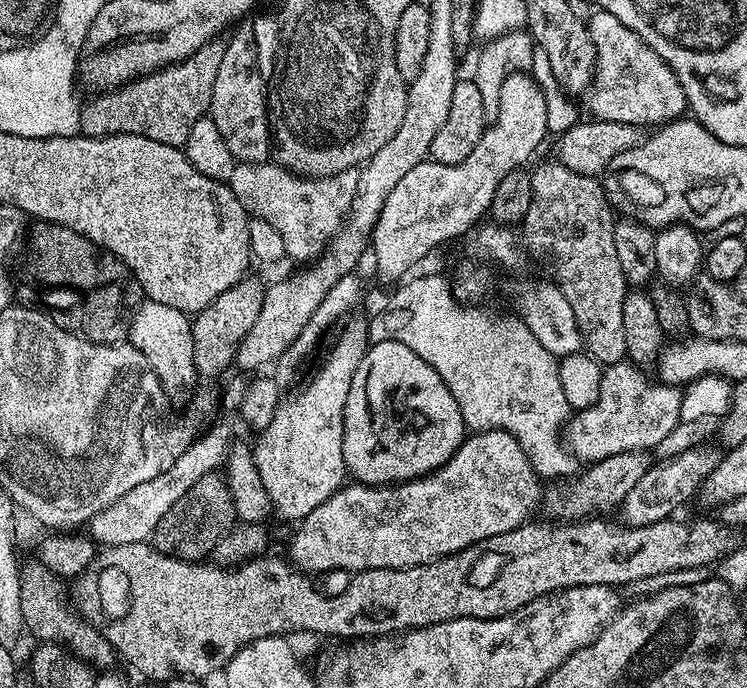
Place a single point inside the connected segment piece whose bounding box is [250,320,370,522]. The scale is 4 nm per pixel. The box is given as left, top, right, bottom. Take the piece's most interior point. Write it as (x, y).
(299, 460)

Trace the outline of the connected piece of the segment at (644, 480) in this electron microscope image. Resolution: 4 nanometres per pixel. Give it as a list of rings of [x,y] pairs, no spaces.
[[[699,446],[687,452],[678,454],[676,457],[661,459],[653,463],[642,478],[630,489],[630,494],[618,506],[619,511],[624,511],[622,516],[623,523],[628,527],[650,526],[654,522],[662,522],[669,518],[675,517],[676,512],[695,492],[699,493],[703,489],[704,482],[708,475],[719,466],[722,455],[719,447],[710,448],[711,446]]]

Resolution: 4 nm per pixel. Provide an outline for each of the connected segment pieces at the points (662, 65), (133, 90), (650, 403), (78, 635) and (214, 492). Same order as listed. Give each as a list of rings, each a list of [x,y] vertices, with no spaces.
[[[593,11],[592,17],[587,17],[586,23],[588,33],[596,47],[596,72],[592,75],[592,86],[586,93],[588,108],[593,117],[606,122],[622,122],[623,124],[654,124],[652,126],[663,126],[671,121],[681,119],[688,108],[688,99],[670,66],[660,57],[648,43],[630,26],[622,26],[618,18],[609,12]]]
[[[217,38],[202,46],[190,58],[186,58],[177,64],[171,64],[160,68],[148,76],[137,76],[129,79],[121,88],[113,92],[104,92],[96,96],[92,101],[85,103],[80,110],[79,135],[90,138],[102,138],[103,136],[117,136],[118,134],[138,134],[142,138],[150,138],[154,142],[162,142],[166,146],[174,146],[183,149],[190,130],[199,119],[207,117],[212,107],[212,87],[214,78],[218,75],[218,66],[222,63],[225,41]]]
[[[627,359],[609,364],[601,374],[597,401],[577,411],[566,425],[566,443],[577,461],[605,460],[626,450],[652,450],[680,418],[683,398],[679,387],[647,376],[643,367]]]
[[[32,558],[20,569],[20,597],[22,598],[22,618],[27,635],[37,636],[37,641],[46,644],[63,644],[69,652],[79,656],[81,660],[91,664],[93,669],[108,670],[117,663],[118,657],[110,642],[85,620],[70,603],[70,596],[64,593],[65,581],[55,576],[39,559]]]
[[[211,472],[198,478],[198,482],[194,482],[194,486],[190,486],[190,490],[186,490],[186,494],[182,494],[170,510],[166,510],[156,527],[154,546],[158,551],[176,555],[180,560],[200,562],[213,555],[216,543],[234,527],[237,520],[227,479]]]

